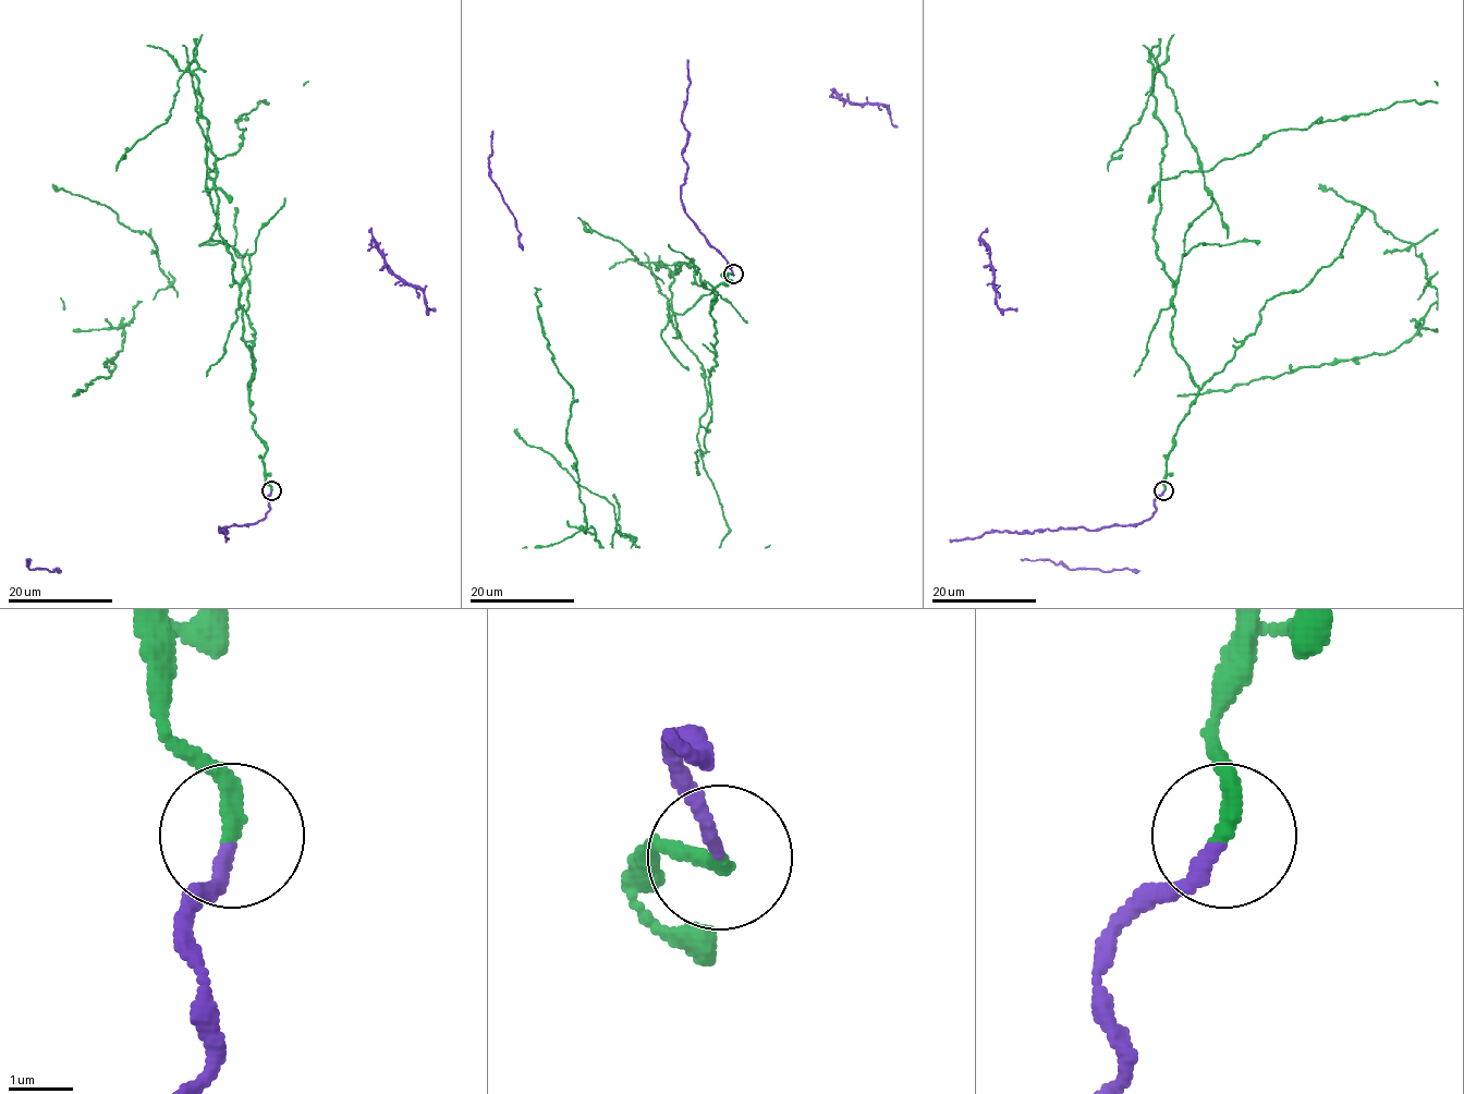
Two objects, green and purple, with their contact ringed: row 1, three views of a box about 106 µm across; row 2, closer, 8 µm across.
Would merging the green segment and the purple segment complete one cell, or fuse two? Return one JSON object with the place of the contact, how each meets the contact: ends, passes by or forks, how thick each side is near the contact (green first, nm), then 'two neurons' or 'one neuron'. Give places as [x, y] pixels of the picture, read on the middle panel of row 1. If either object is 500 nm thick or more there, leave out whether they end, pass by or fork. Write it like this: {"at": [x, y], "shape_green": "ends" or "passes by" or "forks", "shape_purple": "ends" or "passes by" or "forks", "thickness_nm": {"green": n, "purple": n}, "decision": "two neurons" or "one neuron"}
{"at": [733, 274], "shape_green": "ends", "shape_purple": "ends", "thickness_nm": {"green": 280, "purple": 220}, "decision": "two neurons"}

